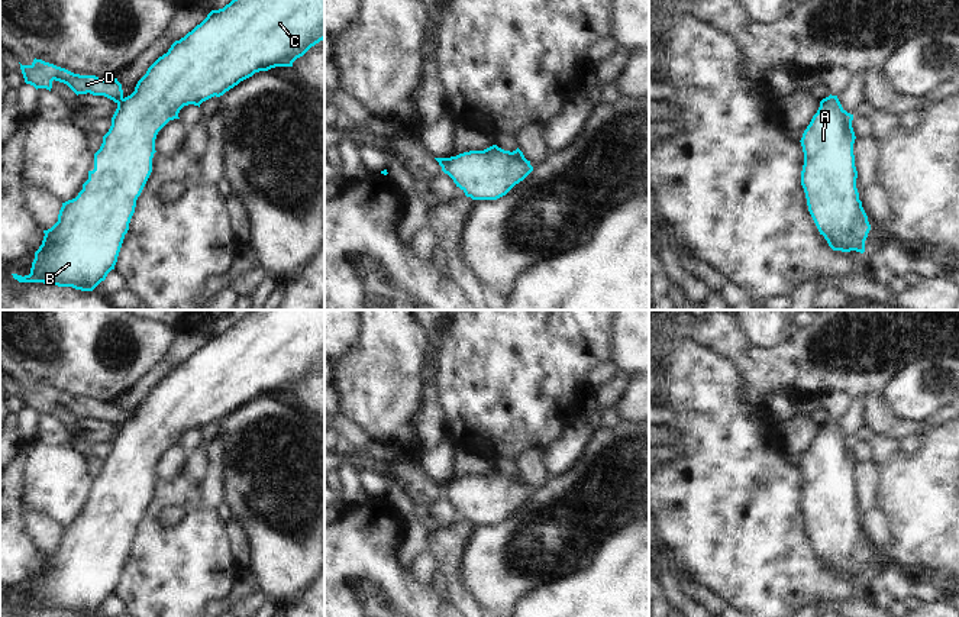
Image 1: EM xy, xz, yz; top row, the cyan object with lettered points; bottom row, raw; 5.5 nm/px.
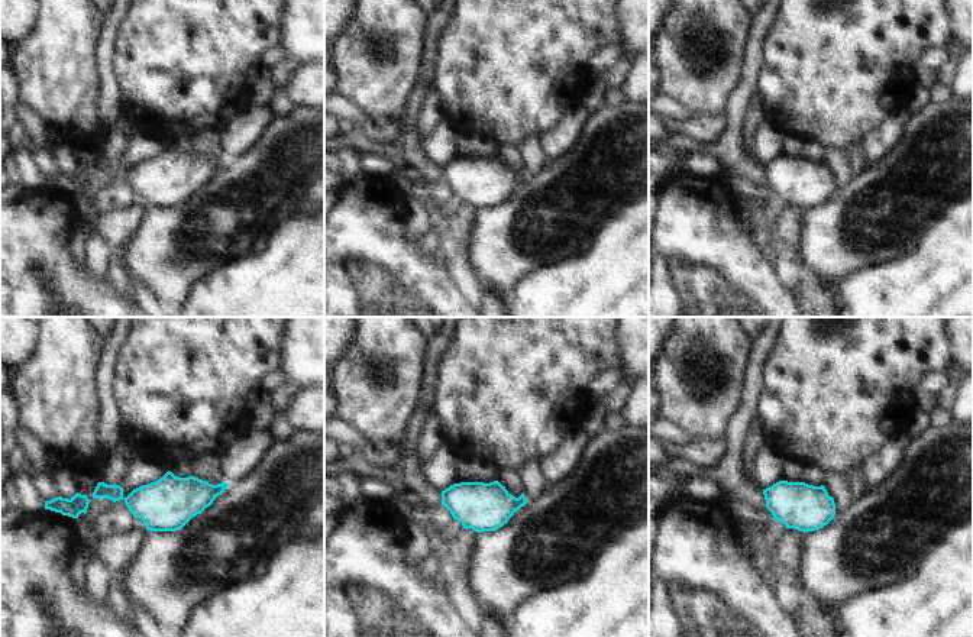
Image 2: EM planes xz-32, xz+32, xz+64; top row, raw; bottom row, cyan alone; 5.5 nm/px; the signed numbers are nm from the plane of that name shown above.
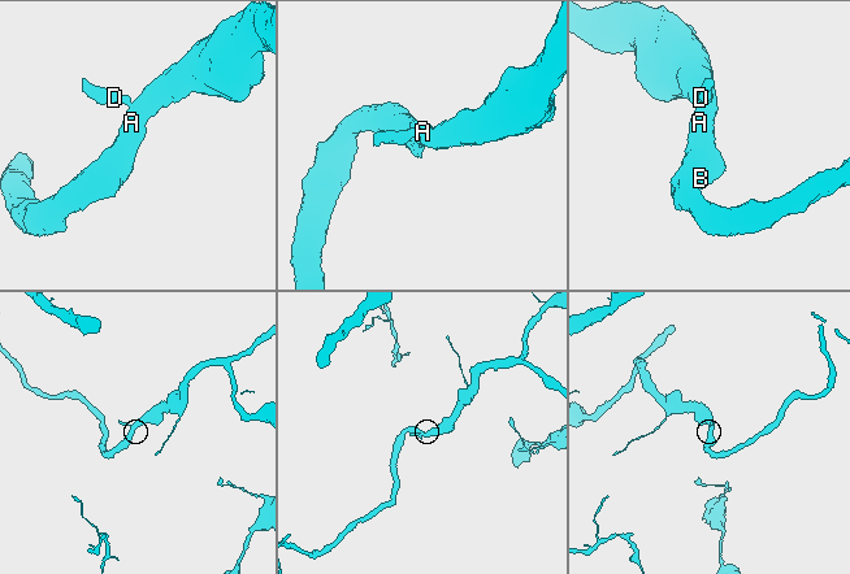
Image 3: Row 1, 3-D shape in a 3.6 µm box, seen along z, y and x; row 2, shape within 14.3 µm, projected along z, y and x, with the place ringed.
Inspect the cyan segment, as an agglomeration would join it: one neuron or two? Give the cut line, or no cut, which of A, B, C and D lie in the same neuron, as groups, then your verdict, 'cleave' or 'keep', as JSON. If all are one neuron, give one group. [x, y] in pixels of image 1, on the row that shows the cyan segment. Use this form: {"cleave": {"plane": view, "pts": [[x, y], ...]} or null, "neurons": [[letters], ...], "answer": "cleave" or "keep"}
{"cleave": {"plane": "xy", "pts": [[123, 99], [118, 105]]}, "neurons": [["A", "B", "C"], ["D"]], "answer": "cleave"}

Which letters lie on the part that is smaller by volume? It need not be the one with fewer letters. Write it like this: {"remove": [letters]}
{"remove": ["D"]}

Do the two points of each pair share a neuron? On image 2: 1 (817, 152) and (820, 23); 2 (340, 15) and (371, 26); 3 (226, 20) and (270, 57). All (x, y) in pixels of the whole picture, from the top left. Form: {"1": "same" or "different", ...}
{"1": "different", "2": "different", "3": "different"}

